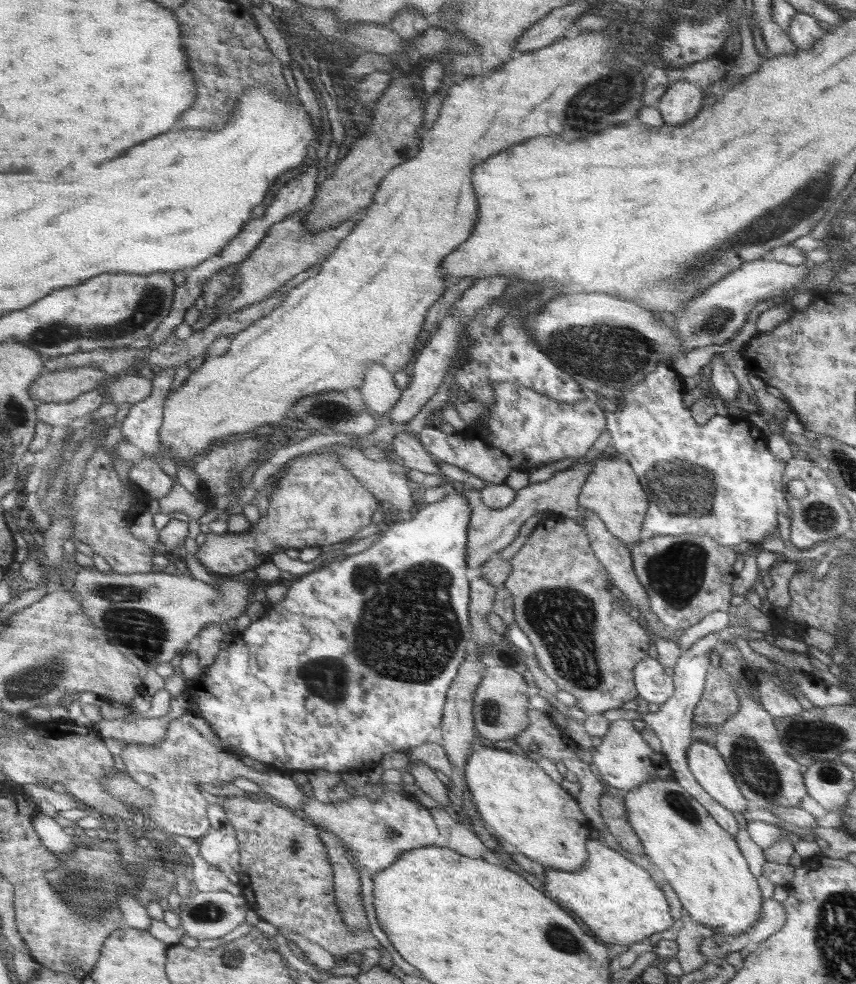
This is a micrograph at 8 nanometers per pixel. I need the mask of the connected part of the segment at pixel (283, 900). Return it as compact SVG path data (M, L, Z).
M238 795L226 799L224 805L227 815L239 834L242 851L242 896L249 909L254 911L260 920L272 924L278 930L293 930L292 932L296 932L302 938L320 946L330 956L346 956L354 950L362 953L365 949L376 949L382 951L387 961L385 950L372 933L364 933L362 930L350 933L337 904L335 868L330 861L328 849L324 841L318 838L314 826L290 814L288 808L273 799L257 800Z

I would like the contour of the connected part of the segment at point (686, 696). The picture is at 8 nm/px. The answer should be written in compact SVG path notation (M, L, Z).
M735 617L730 624L723 630L712 632L694 642L692 646L685 652L683 652L674 668L674 676L672 678L675 686L674 694L664 703L659 706L659 710L655 713L642 714L636 710L627 710L623 708L612 710L605 710L602 716L608 719L610 722L624 719L627 721L642 720L646 722L661 740L661 753L668 761L670 768L673 770L675 781L682 787L685 787L686 792L689 792L709 813L712 817L731 835L734 836L738 832L739 824L734 818L734 813L729 811L725 806L722 806L719 802L716 802L703 788L698 784L695 776L691 773L689 766L687 765L686 753L689 746L693 743L692 740L692 726L694 709L701 699L702 693L705 690L705 679L707 671L709 670L709 656L713 650L720 649L724 645L728 645L734 642L736 638L742 636L746 638L751 628L748 623L741 623L738 618Z

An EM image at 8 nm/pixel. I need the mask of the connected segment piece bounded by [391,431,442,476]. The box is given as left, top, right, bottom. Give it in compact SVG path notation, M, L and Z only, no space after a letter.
M404 431L391 437L391 453L402 459L402 463L410 470L417 470L425 474L442 475L438 469L435 458L430 455L425 447L420 446L417 438L412 438Z

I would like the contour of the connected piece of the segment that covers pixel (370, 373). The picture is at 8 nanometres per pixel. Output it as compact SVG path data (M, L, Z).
M369 362L360 394L364 404L368 404L371 412L380 419L384 419L402 398L402 391L394 384L393 375L379 362Z

